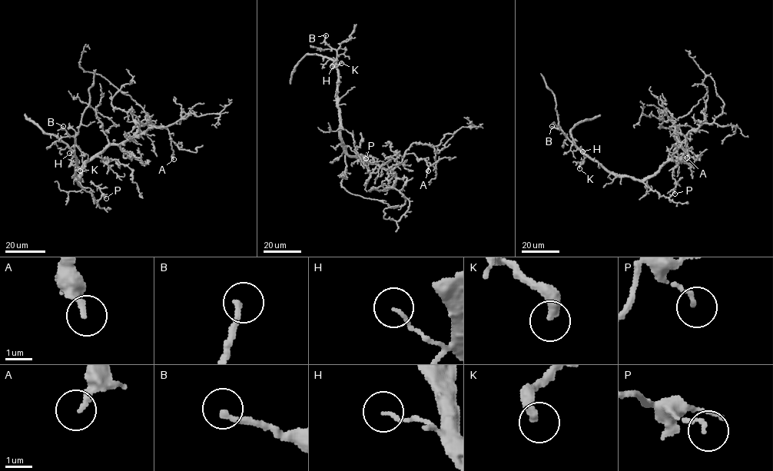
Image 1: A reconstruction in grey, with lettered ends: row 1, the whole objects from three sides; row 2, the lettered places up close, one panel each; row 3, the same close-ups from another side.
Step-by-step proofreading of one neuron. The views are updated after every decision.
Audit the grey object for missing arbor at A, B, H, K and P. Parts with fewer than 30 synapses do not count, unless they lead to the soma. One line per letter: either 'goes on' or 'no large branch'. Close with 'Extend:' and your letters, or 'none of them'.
A: no large branch
B: goes on
H: no large branch
K: no large branch
P: no large branch
Extend: B

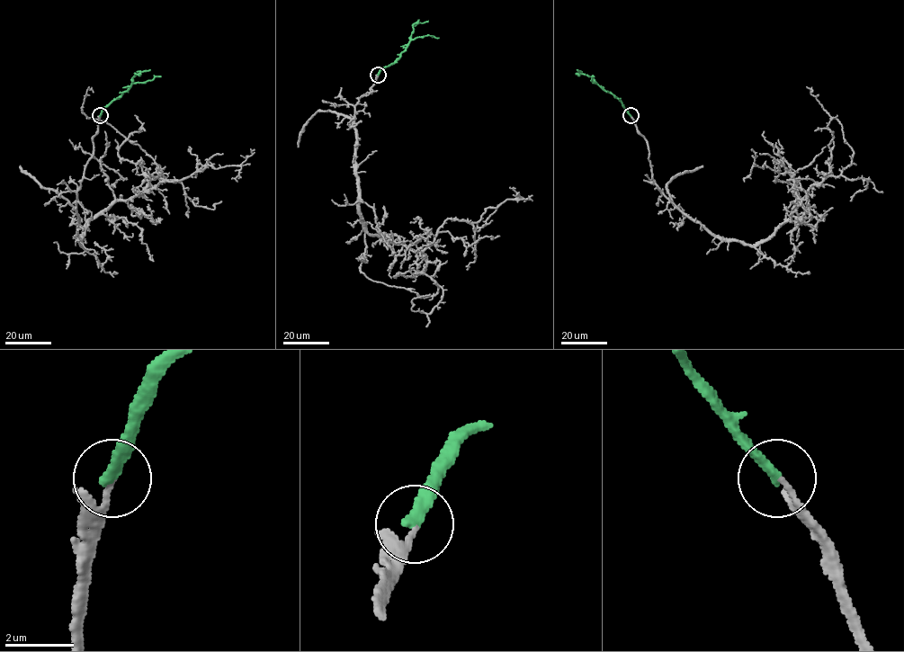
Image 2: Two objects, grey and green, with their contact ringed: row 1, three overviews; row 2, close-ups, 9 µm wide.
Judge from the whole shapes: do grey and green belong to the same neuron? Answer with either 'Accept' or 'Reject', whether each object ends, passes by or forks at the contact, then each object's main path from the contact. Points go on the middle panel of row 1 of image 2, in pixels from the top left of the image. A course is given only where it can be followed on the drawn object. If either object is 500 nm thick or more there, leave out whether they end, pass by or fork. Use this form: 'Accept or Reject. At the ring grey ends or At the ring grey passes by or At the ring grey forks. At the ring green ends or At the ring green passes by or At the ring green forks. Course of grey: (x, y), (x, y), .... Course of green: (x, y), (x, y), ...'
Accept. At the ring grey ends. At the ring green ends. Course of grey: (378, 75), (354, 106), (358, 213), (370, 234), (420, 252), (437, 291), (371, 281), (359, 267), (371, 254). Course of green: (378, 75), (382, 68), (399, 57), (407, 45), (413, 25), (428, 21)

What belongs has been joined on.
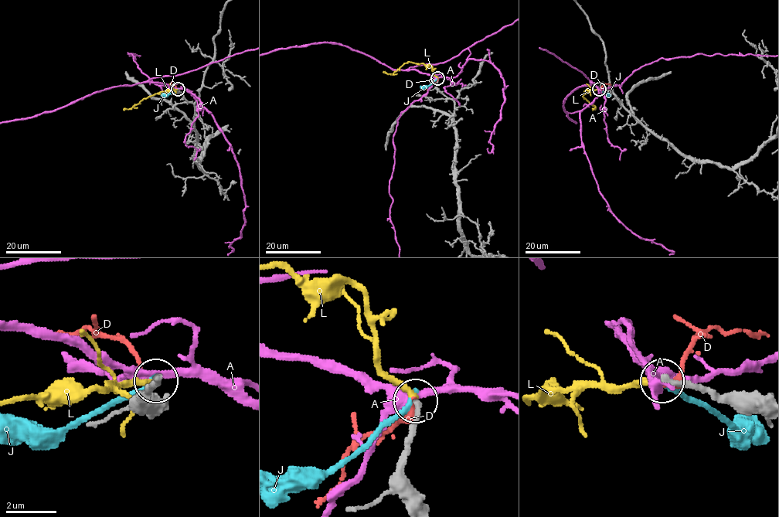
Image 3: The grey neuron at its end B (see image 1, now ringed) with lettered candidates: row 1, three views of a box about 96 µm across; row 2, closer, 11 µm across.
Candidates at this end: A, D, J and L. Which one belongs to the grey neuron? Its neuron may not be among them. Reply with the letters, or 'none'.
L

